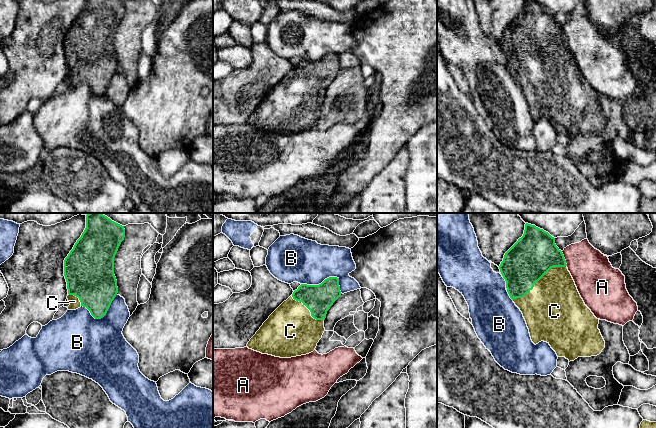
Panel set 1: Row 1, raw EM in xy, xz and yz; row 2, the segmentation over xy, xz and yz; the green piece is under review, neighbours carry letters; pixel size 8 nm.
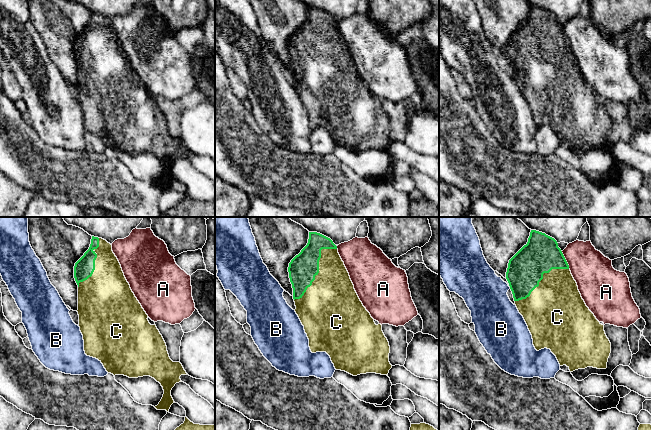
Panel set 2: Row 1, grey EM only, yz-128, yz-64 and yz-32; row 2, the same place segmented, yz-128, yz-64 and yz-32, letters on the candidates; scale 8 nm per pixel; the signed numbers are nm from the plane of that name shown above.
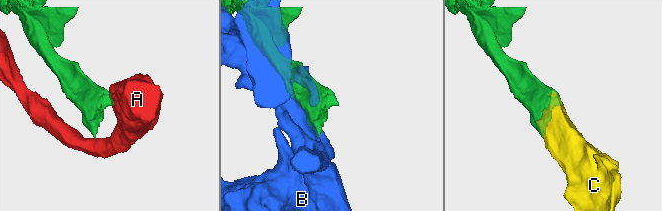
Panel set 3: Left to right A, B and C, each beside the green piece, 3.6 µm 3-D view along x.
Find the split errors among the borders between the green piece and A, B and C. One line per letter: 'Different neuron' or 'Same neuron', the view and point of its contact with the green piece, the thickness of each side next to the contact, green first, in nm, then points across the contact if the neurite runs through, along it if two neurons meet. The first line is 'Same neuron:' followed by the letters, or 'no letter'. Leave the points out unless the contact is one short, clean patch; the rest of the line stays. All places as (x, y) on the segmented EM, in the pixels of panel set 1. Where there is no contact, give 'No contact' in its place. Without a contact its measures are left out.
Same neuron: C
A: Different neuron. Touches green at yz (564, 258). Thickness 360 nm (green) against 320 nm. Boundary: yz (561, 251), (567, 265)
B: Different neuron. Touches green at xz (327, 278). Thickness 220 nm (green) against 360 nm
C: Same neuron. Touches green at yz (538, 280). Thickness 360 nm (green) against 460 nm

